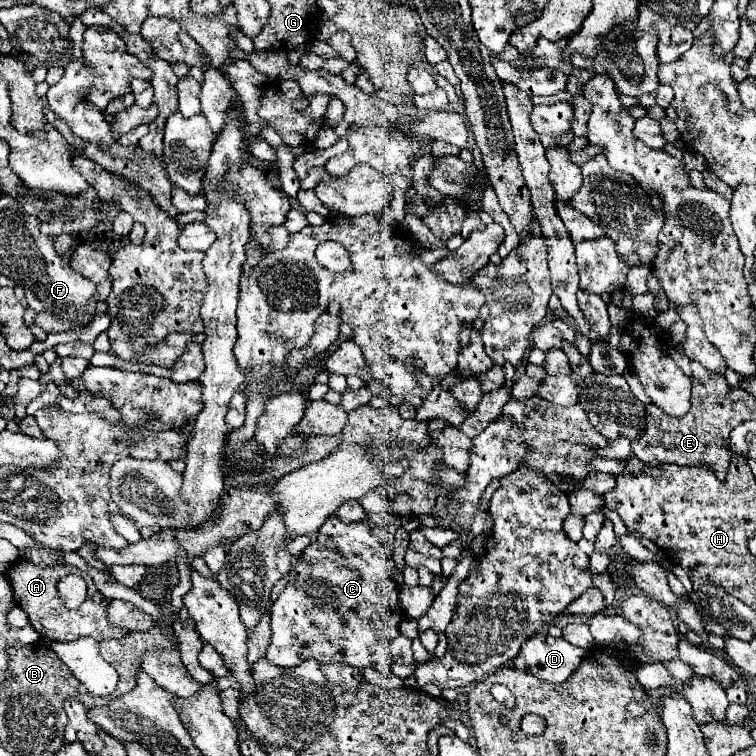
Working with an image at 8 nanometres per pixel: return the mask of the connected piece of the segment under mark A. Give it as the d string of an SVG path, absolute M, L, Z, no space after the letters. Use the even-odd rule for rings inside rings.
M17 558L15 562L11 562L11 566L9 566L5 576L7 576L7 580L9 580L11 588L13 588L15 604L19 608L27 610L31 626L45 640L71 642L71 640L77 640L81 636L91 636L95 640L109 640L109 638L123 638L127 634L127 630L123 630L123 628L115 626L113 622L109 622L109 618L107 618L109 600L105 596L101 596L101 592L97 590L93 578L87 572L83 572L83 570L79 570L75 566L67 566L67 564L61 564L61 566L59 564L57 566L39 566L35 562L25 560L25 558ZM67 574L79 574L87 582L87 598L77 610L69 610L59 600L57 582L59 582L59 578L63 578Z

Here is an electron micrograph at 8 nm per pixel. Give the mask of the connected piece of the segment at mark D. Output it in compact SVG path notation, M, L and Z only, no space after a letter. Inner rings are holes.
M533 634L509 664L517 670L531 672L537 678L559 684L579 670L585 654L587 652L583 648L573 646L563 636L553 638L549 634Z

